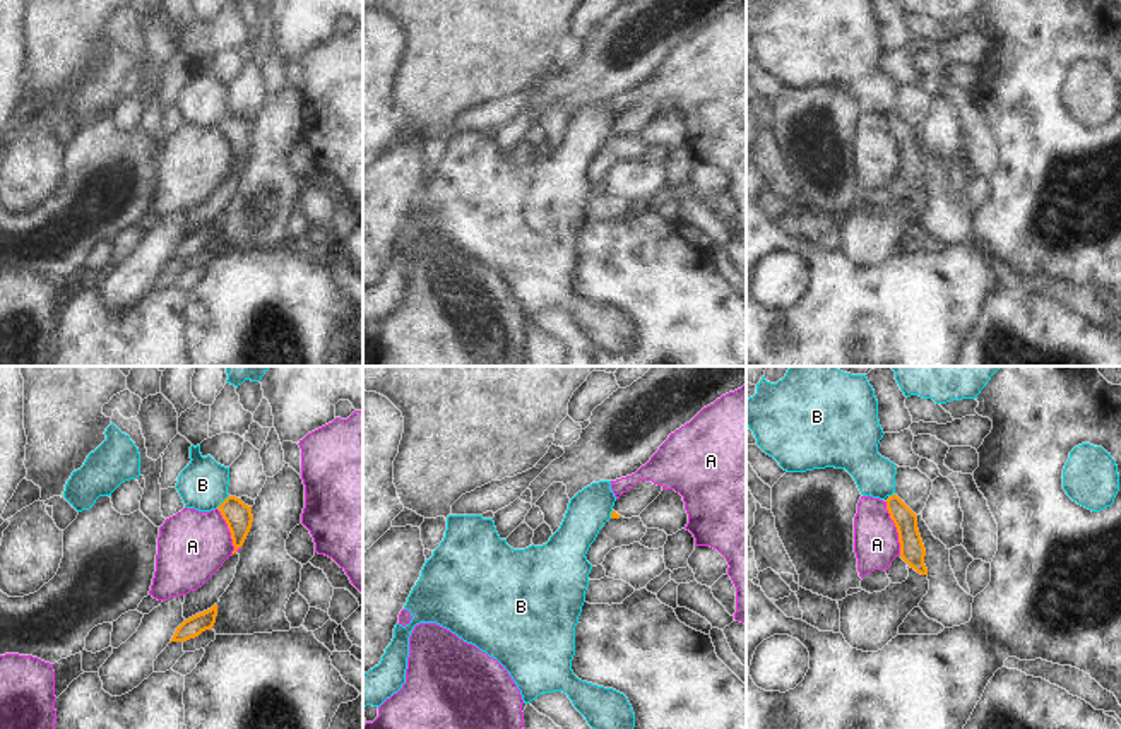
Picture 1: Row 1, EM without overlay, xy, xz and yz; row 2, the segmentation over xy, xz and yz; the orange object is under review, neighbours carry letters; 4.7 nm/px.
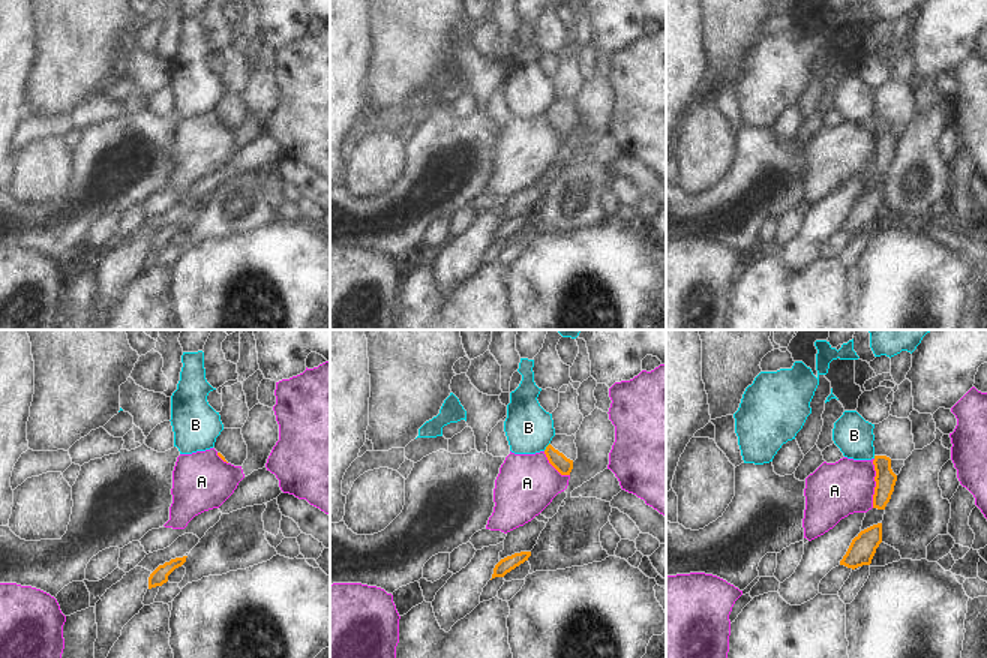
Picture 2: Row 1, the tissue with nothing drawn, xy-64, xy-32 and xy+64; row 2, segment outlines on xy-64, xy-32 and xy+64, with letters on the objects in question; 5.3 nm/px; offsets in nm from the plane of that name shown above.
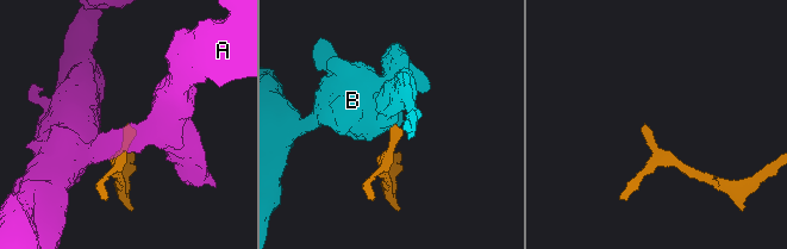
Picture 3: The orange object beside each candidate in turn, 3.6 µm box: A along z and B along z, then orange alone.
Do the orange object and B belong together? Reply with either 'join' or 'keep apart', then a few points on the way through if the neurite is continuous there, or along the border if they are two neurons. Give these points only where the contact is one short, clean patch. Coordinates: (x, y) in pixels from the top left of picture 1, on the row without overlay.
keep apart | along xy (228, 112), (216, 124)

